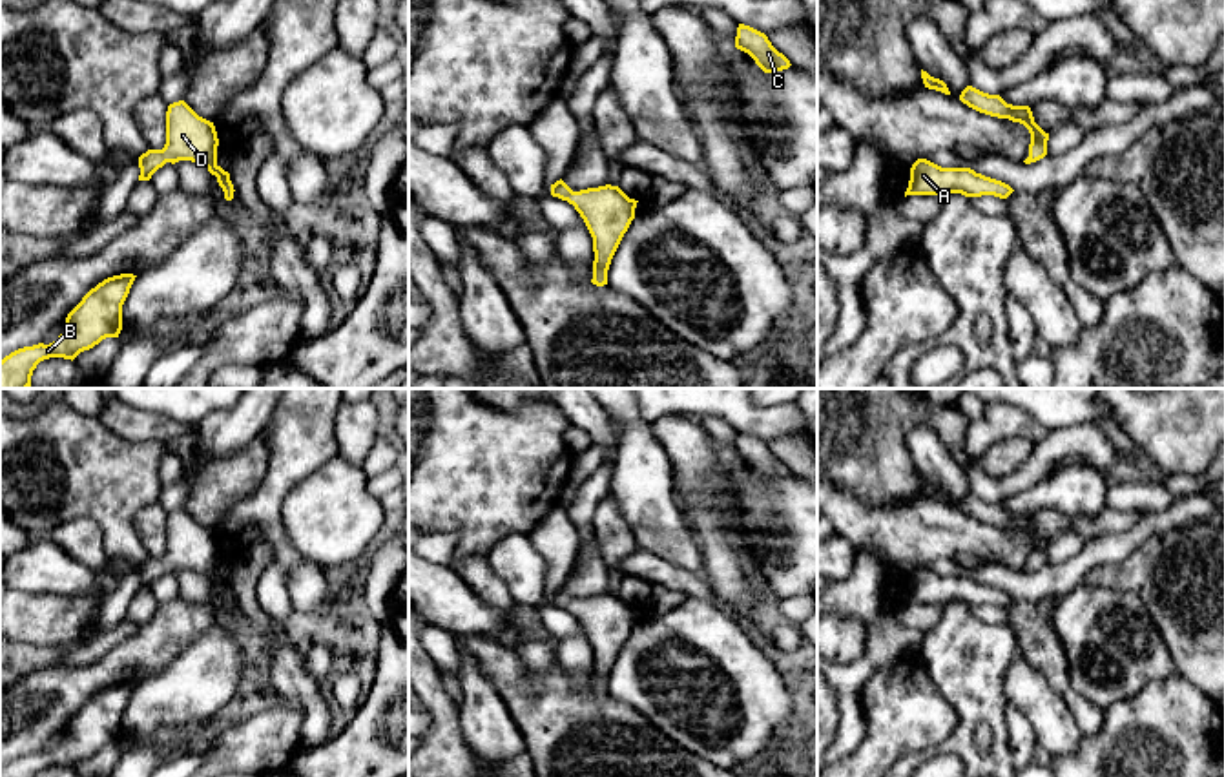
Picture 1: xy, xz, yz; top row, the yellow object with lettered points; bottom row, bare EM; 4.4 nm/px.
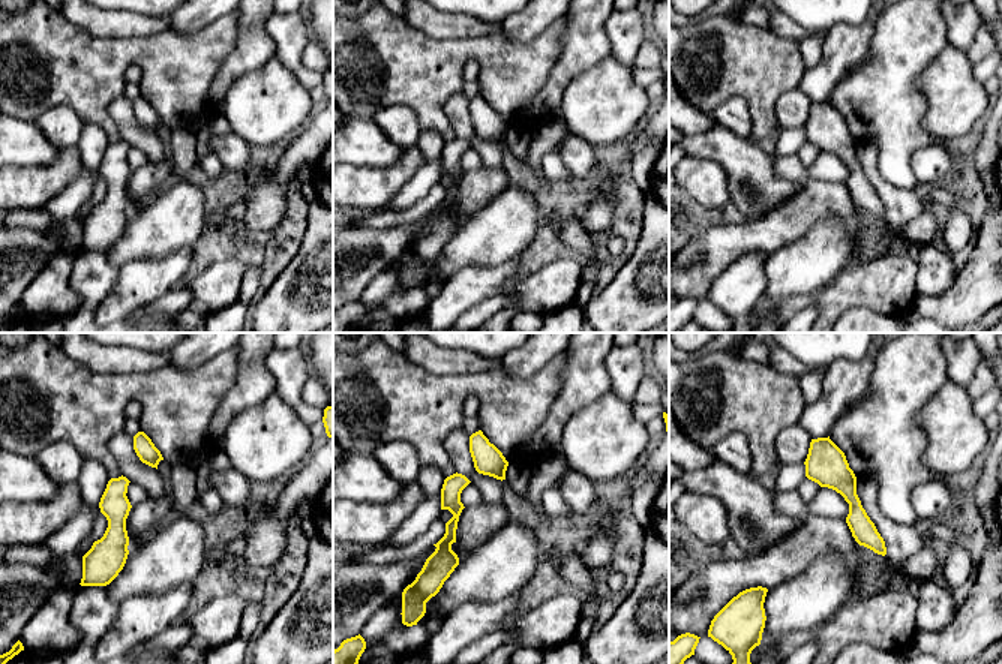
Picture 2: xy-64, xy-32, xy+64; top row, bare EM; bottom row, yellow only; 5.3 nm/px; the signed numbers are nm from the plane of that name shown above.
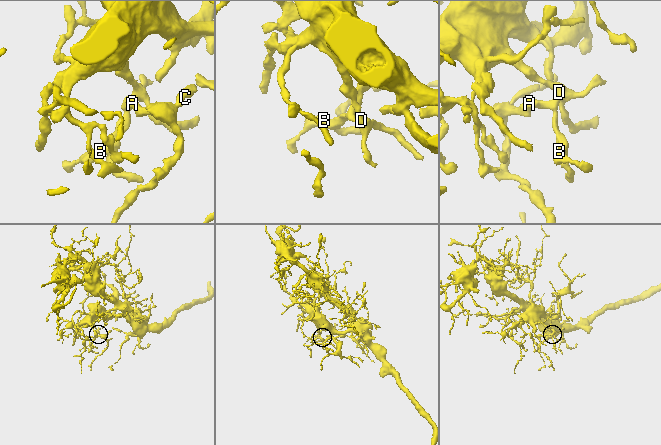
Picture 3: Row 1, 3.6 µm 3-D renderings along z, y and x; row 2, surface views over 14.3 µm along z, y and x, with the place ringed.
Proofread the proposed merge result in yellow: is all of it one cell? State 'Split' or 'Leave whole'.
Leave whole

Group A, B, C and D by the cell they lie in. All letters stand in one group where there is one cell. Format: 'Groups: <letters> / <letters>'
Groups: A B C D

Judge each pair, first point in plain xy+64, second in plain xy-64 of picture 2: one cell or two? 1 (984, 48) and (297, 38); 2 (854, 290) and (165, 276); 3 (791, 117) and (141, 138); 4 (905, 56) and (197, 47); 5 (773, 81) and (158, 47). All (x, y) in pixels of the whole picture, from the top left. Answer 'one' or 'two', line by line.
1: two
2: two
3: one
4: two
5: one

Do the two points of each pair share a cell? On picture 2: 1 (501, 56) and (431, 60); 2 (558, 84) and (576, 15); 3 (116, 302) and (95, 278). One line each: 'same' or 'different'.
1: same
2: same
3: different

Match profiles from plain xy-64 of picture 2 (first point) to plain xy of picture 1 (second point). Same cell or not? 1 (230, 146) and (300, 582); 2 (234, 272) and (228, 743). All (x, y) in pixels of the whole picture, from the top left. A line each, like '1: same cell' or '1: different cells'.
1: same cell
2: same cell

